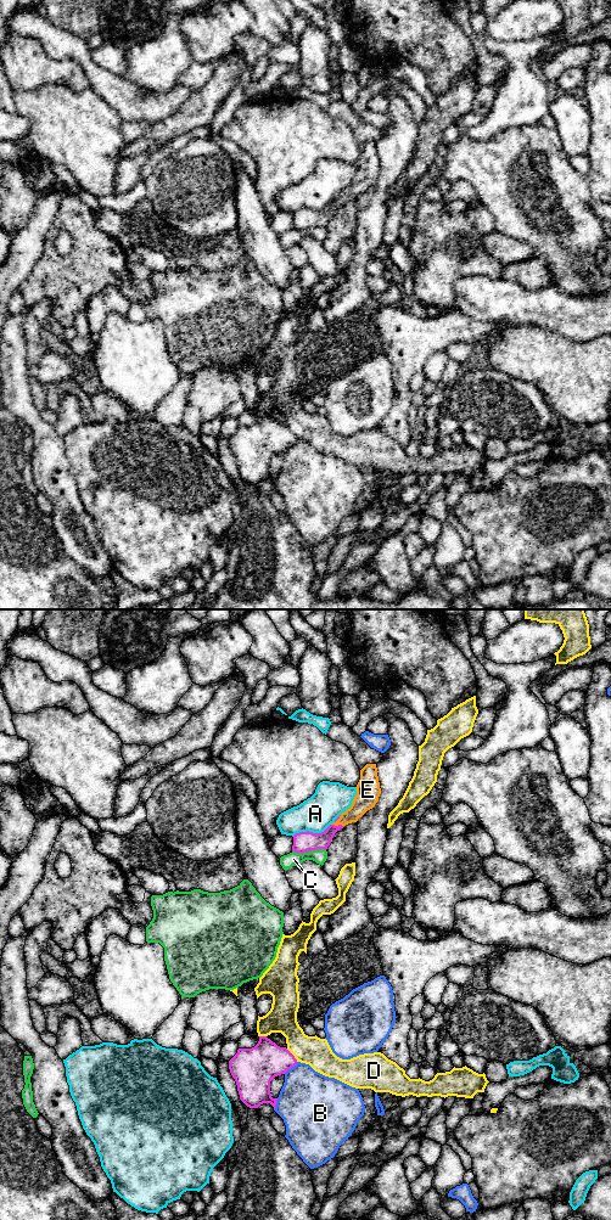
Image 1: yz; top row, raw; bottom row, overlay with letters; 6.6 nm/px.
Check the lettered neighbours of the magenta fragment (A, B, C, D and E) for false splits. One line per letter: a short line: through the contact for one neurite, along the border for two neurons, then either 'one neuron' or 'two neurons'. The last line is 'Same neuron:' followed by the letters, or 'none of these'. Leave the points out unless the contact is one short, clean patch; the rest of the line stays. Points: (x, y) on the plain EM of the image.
A: two neurons
B: two neurons
C: two neurons
D: line yz (286, 426), (297, 438); two neurons
E: line yz (306, 219), (320, 218), (336, 197), (347, 195), (365, 175); one neuron
Same neuron: E

